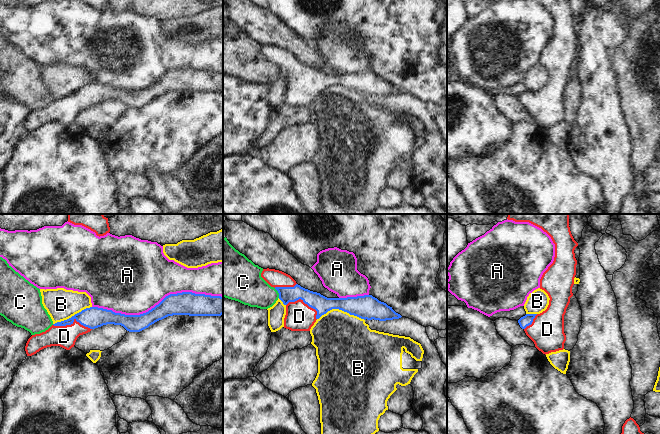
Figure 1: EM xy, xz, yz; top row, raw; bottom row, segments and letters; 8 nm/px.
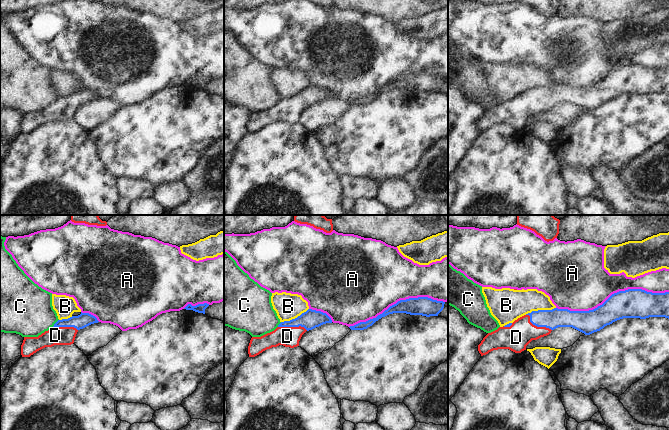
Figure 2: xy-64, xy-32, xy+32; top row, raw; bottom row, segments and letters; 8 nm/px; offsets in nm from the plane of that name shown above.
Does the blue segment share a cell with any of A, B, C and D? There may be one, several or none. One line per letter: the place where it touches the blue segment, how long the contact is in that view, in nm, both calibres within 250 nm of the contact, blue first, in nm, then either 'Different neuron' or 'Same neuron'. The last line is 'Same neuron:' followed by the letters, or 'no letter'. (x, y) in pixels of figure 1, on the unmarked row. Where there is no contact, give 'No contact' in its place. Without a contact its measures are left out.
A: Touches blue at xy (158, 80). Shared border 1050 nm. Thickness 190 nm (blue) against 500 nm. Different neuron
B: Touches blue at xz (341, 85). Shared border 380 nm. Thickness 190 nm (blue) against 440 nm. Different neuron
C: Touches blue at xz (278, 68). Shared border 90 nm. Thickness 130 nm (blue) against 280 nm. Different neuron
D: Touches blue at xy (72, 99). Shared border 320 nm. Thickness 170 nm (blue) against 180 nm. Same neuron
Same neuron: D

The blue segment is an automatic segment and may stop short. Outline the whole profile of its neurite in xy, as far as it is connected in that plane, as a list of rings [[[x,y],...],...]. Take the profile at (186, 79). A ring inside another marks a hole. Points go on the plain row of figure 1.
[[[192,68],[170,70],[154,84],[140,91],[125,91],[112,86],[90,83],[67,96],[53,100],[45,108],[32,111],[26,119],[25,127],[27,132],[32,132],[51,122],[70,126],[80,111],[107,100],[121,101],[129,108],[140,108],[168,92],[221,92],[222,90],[223,73]]]

